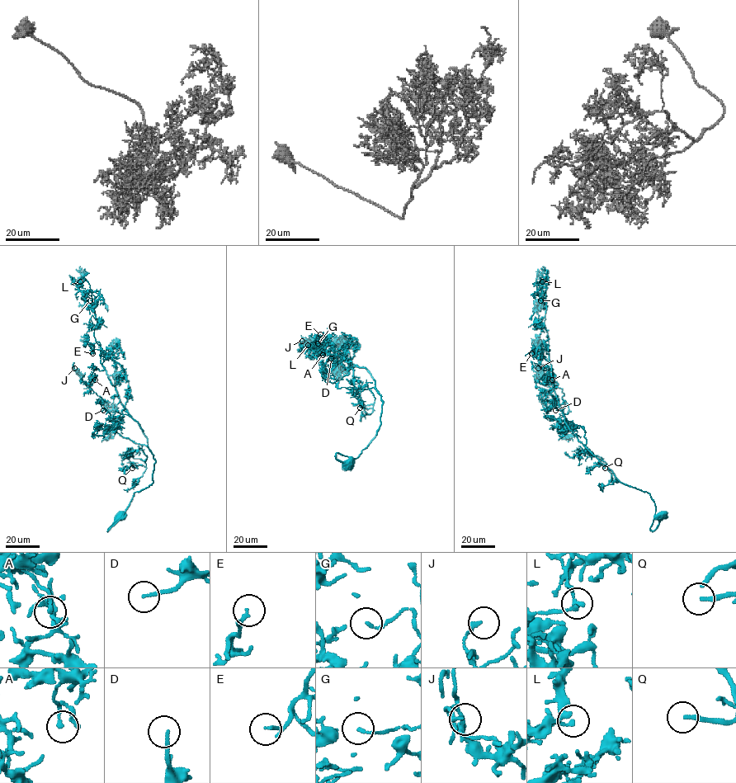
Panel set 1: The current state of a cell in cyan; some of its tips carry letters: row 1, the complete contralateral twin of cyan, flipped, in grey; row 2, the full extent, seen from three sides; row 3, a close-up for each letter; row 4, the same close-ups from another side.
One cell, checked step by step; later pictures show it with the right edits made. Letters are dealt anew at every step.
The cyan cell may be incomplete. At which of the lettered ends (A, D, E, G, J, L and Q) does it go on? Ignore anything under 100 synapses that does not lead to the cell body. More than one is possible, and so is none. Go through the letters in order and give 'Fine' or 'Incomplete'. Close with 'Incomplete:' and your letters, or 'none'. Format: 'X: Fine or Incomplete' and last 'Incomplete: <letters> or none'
A: Fine
D: Incomplete
E: Fine
G: Fine
J: Fine
L: Fine
Q: Incomplete
Incomplete: D, Q

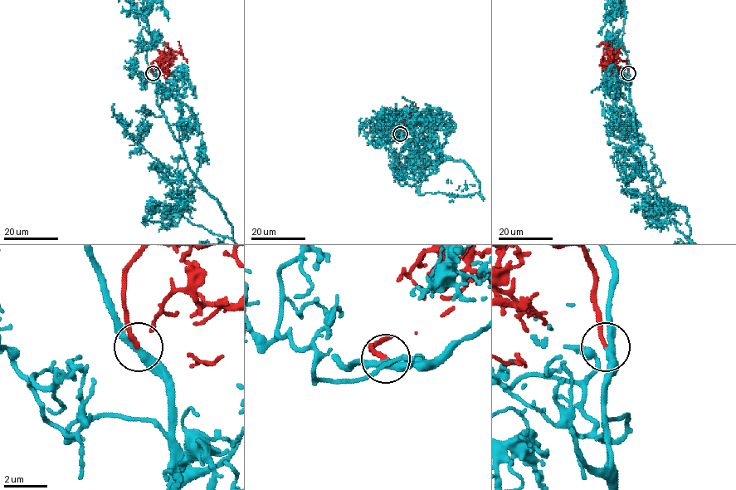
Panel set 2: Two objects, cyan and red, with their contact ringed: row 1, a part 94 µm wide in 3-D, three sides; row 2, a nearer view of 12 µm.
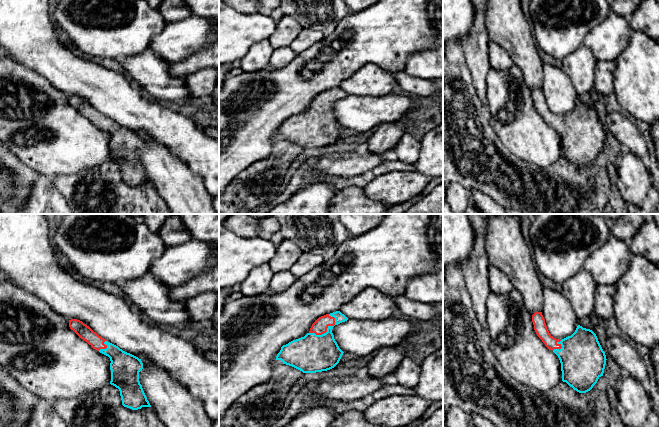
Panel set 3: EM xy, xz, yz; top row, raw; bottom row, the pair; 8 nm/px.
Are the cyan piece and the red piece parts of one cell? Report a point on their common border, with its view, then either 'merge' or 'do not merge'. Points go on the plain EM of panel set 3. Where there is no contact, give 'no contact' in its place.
xz (326, 108) | merge

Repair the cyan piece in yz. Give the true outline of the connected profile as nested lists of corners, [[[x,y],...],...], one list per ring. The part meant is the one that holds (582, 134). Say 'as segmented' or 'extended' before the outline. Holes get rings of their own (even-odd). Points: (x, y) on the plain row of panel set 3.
extended | [[[535,88],[532,98],[537,112],[558,132],[562,157],[579,169],[590,167],[603,152],[607,136],[596,110],[578,101],[571,112],[560,116],[549,109],[542,88]]]

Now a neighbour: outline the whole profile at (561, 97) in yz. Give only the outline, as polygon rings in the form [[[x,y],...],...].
[[[543,64],[541,88],[549,109],[556,115],[571,112],[578,102],[579,95],[562,68]]]

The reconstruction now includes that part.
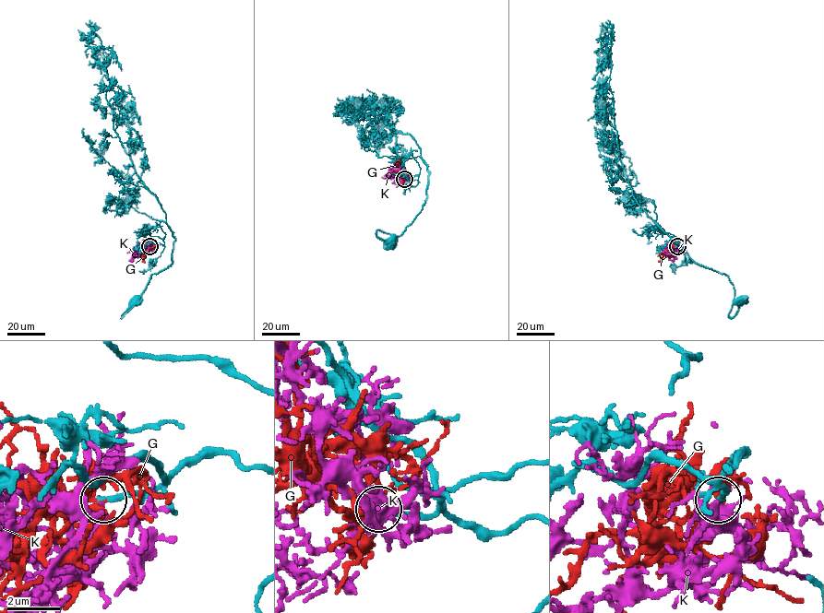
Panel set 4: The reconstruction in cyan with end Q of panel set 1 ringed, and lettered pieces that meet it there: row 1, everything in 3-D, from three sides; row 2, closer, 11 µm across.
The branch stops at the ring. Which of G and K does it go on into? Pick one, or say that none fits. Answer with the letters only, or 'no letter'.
G

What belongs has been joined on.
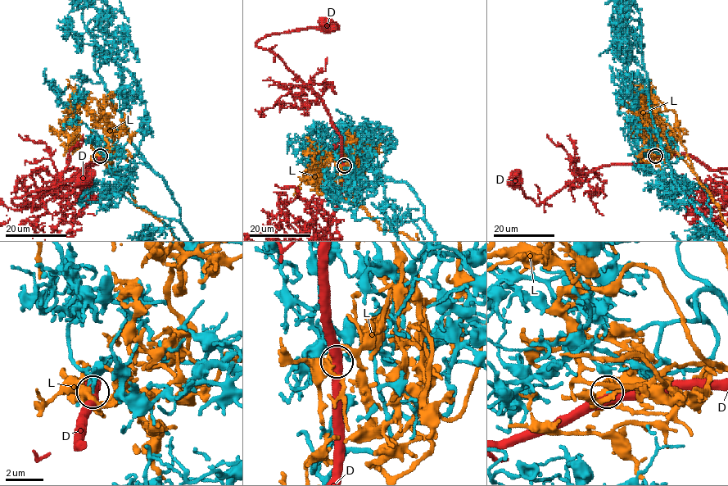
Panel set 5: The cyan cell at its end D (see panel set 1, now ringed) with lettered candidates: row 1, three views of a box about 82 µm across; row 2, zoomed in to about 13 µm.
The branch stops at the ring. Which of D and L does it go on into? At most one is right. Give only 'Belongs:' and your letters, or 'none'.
Belongs: none

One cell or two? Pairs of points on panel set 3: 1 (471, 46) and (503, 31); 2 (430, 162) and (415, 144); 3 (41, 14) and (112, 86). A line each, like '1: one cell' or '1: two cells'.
1: two cells
2: two cells
3: one cell

